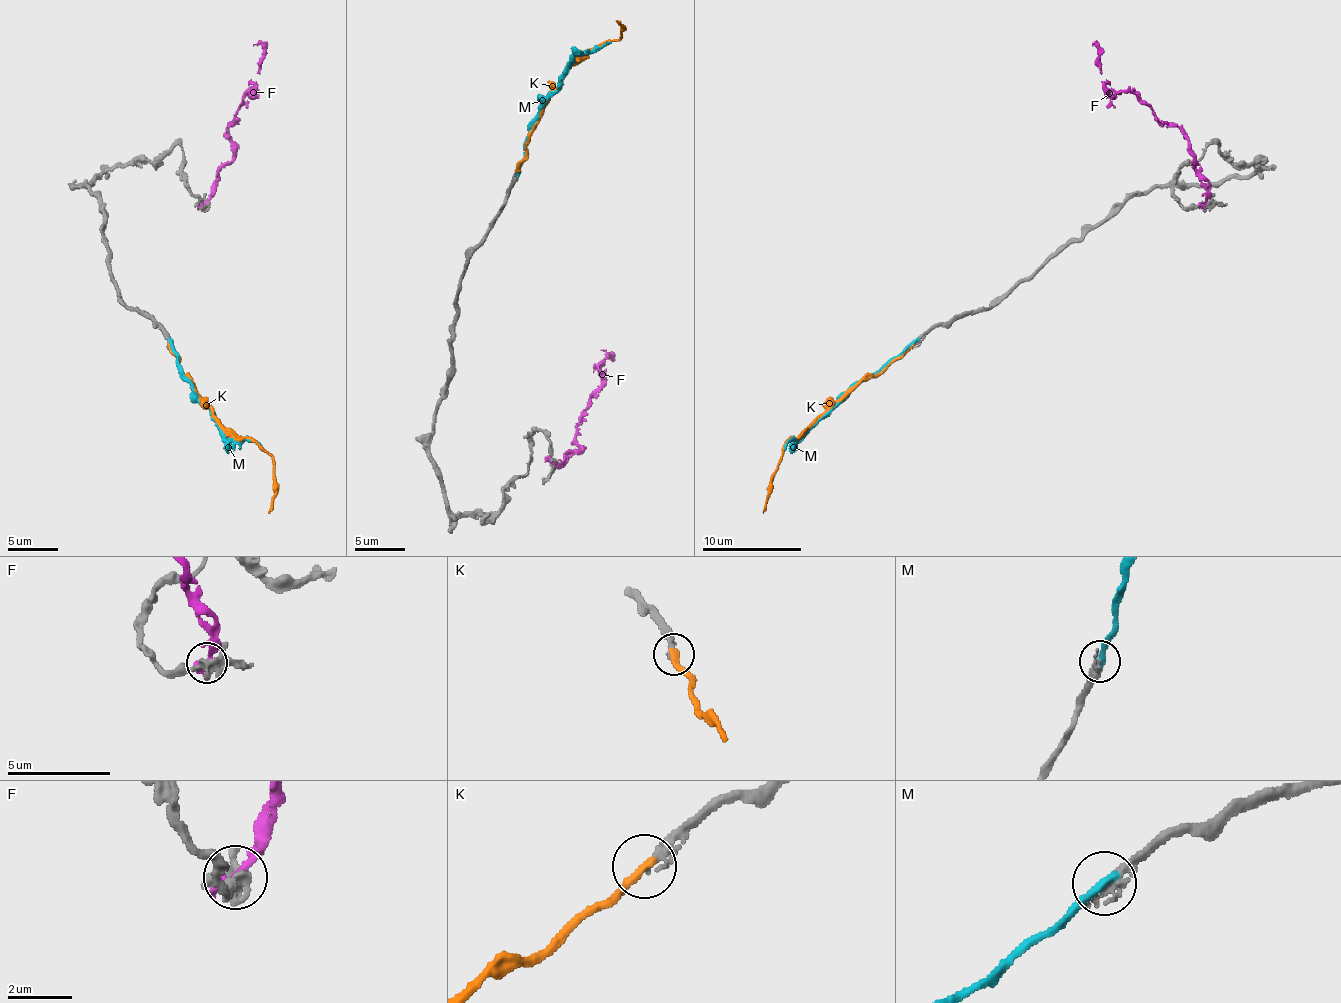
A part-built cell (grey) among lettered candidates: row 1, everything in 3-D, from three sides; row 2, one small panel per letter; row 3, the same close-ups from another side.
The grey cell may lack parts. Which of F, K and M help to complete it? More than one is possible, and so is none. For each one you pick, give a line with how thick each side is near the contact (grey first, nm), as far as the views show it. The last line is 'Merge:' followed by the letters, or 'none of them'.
M: 320/320 nm
Merge: M

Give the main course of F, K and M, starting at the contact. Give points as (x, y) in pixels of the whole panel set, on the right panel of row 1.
F: (1204, 204), (1206, 186), (1194, 169), (1189, 139), (1134, 92), (1109, 89), (1092, 45)
K: (910, 345), (878, 373), (858, 380), (798, 437), (791, 437), (786, 442), (764, 512)
M: (915, 341), (878, 370), (866, 375), (784, 450)

